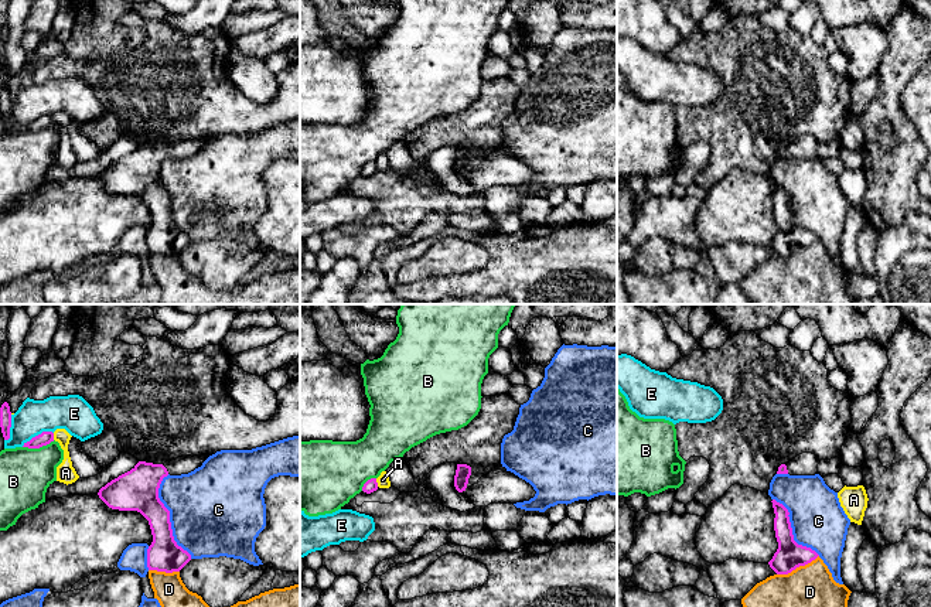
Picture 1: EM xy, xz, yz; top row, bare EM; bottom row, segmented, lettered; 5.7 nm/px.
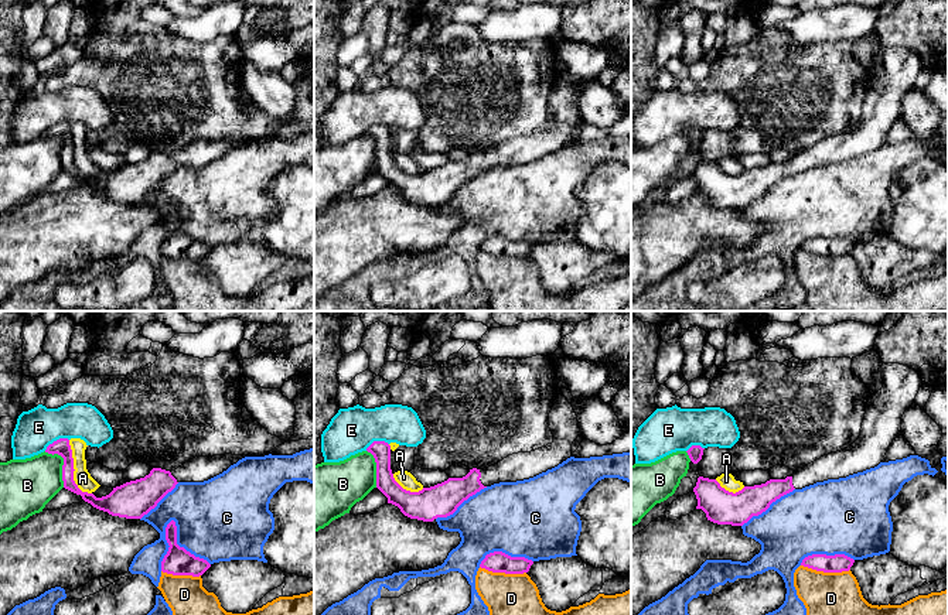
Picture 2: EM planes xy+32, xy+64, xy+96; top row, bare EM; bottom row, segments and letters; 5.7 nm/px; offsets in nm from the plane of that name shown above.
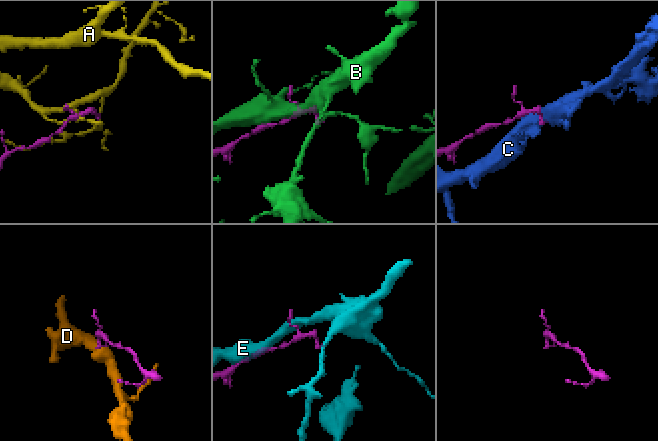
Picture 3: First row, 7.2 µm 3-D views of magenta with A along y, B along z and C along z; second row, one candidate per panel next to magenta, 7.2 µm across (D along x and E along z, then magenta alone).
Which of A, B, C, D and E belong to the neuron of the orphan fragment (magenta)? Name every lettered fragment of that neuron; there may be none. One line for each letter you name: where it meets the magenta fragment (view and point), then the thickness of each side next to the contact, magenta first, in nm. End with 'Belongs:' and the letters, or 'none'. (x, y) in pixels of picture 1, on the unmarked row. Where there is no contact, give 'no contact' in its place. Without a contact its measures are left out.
Belongs: none

